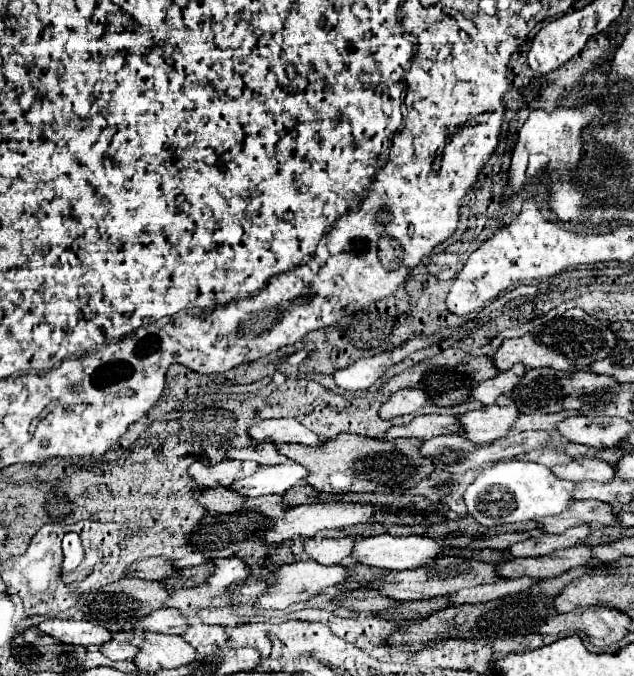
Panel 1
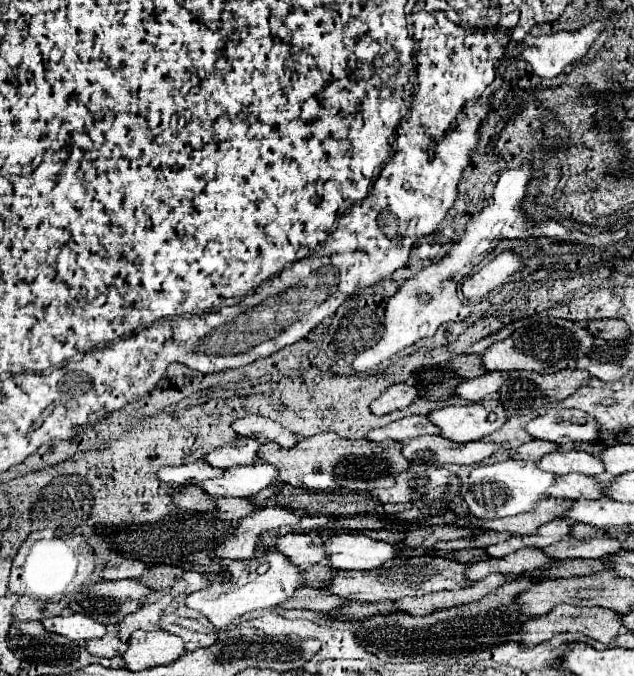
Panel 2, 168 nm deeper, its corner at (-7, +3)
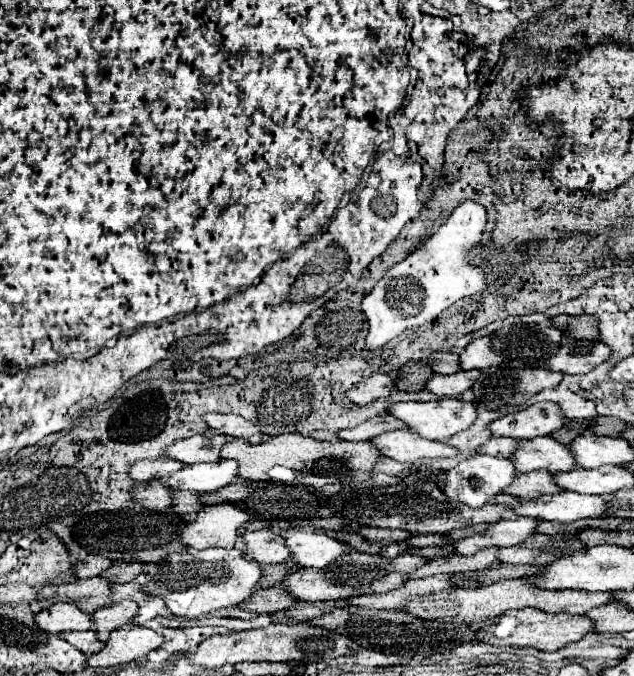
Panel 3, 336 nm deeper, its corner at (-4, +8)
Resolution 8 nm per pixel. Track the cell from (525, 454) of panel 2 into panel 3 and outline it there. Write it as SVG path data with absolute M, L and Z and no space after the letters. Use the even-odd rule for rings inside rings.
M491 438L483 446L479 446L477 452L489 456L509 456L515 448L517 448L517 440L513 438Z

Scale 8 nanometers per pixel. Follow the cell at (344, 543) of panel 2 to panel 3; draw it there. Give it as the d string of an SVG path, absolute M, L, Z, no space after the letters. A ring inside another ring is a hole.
M295 530L287 534L287 548L291 550L291 560L299 566L327 566L339 556L351 552L347 544L341 544L325 534L313 530Z

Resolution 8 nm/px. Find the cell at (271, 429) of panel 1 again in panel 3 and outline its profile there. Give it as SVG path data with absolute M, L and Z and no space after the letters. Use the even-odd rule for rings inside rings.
M203 414L203 422L209 428L219 430L225 436L243 438L249 444L259 444L263 440L263 434L259 432L259 426L247 422L245 418L241 418L237 414Z

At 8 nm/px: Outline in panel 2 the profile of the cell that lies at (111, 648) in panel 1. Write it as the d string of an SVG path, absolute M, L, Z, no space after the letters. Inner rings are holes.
M106 633L100 639L86 641L86 649L96 657L116 657L116 655L122 655L126 651L126 645L118 639L118 635Z

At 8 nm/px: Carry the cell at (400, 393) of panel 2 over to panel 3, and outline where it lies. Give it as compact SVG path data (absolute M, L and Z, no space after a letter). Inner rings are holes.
M371 374L369 378L361 380L357 386L347 390L347 398L359 406L365 406L377 398L387 398L393 390L393 380L387 374Z

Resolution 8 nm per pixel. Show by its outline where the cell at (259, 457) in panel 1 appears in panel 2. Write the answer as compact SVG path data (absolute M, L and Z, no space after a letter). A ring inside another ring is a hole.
M238 437L236 443L232 445L224 445L212 453L206 455L206 461L214 467L222 467L222 469L228 469L228 467L236 467L236 465L252 465L258 459L258 451L260 451L260 445L256 439L250 439L250 437Z

